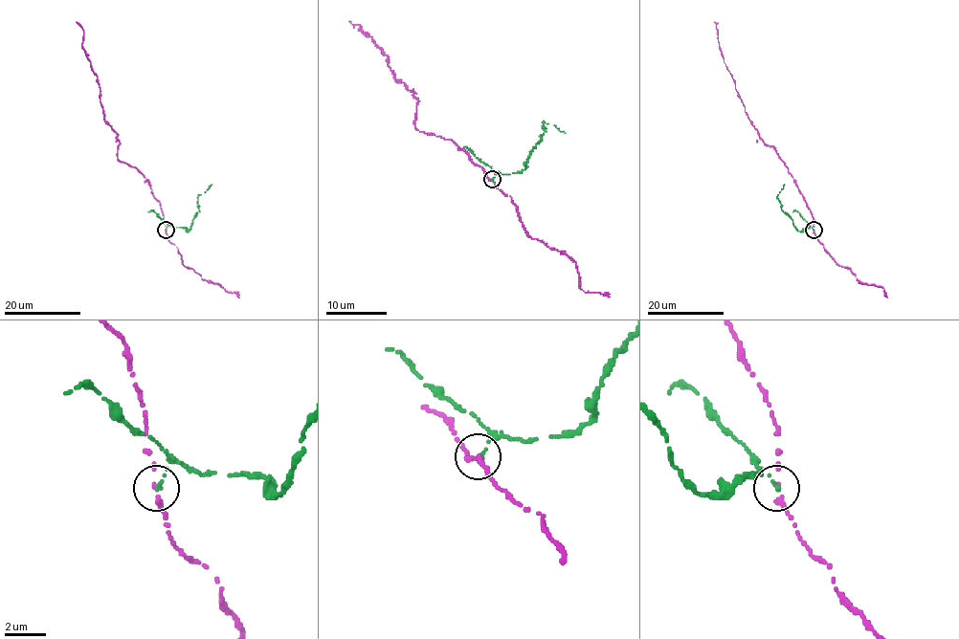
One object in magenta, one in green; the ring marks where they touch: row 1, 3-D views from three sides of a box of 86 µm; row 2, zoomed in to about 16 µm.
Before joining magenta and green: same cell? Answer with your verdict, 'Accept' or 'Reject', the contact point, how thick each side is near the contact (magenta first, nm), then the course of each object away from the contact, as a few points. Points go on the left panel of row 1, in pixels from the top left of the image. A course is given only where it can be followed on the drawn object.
Reject. Place: (166, 230). Thickness 240 nm (magenta) against 190 nm. Course of magenta: (166, 231), (147, 181), (117, 158), (117, 136), (103, 119), (97, 76), (82, 48), (83, 30), (76, 22). Course of green: (166, 231), (170, 225), (189, 231), (199, 210), (198, 196), (211, 184)

